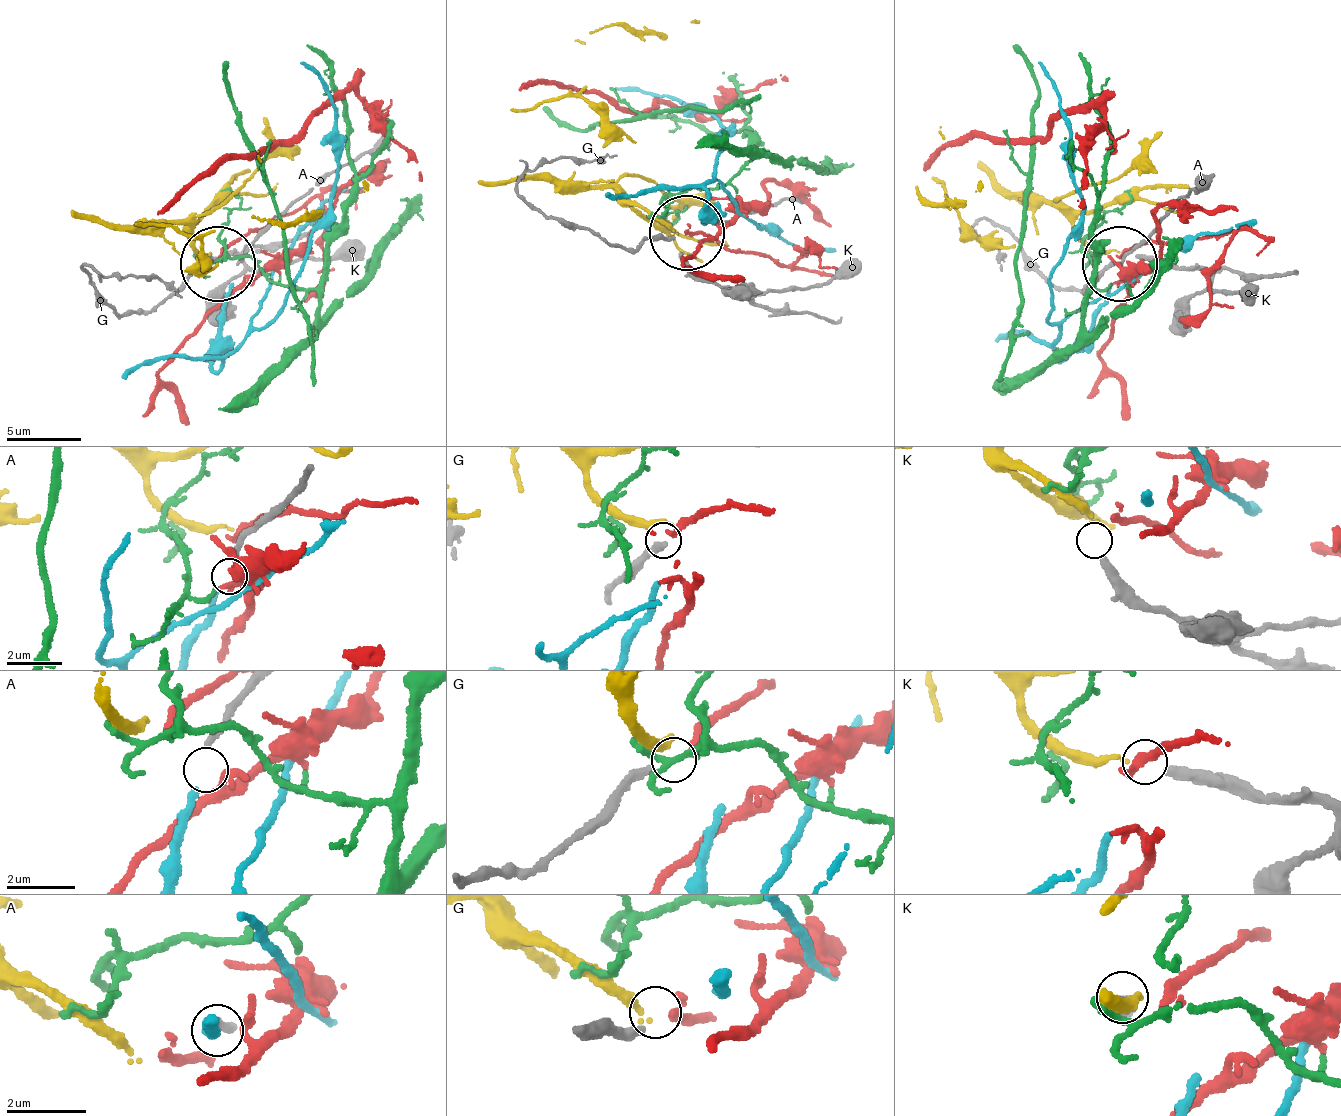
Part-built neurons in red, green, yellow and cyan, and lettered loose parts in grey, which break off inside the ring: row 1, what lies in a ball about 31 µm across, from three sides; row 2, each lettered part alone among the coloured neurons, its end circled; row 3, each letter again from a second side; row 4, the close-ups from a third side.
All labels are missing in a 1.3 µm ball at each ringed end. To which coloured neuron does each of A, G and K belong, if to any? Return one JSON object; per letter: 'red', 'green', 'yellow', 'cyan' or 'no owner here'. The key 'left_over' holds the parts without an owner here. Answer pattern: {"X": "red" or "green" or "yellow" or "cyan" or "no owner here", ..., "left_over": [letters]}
{"A": "cyan", "G": "red", "K": "yellow", "left_over": []}

